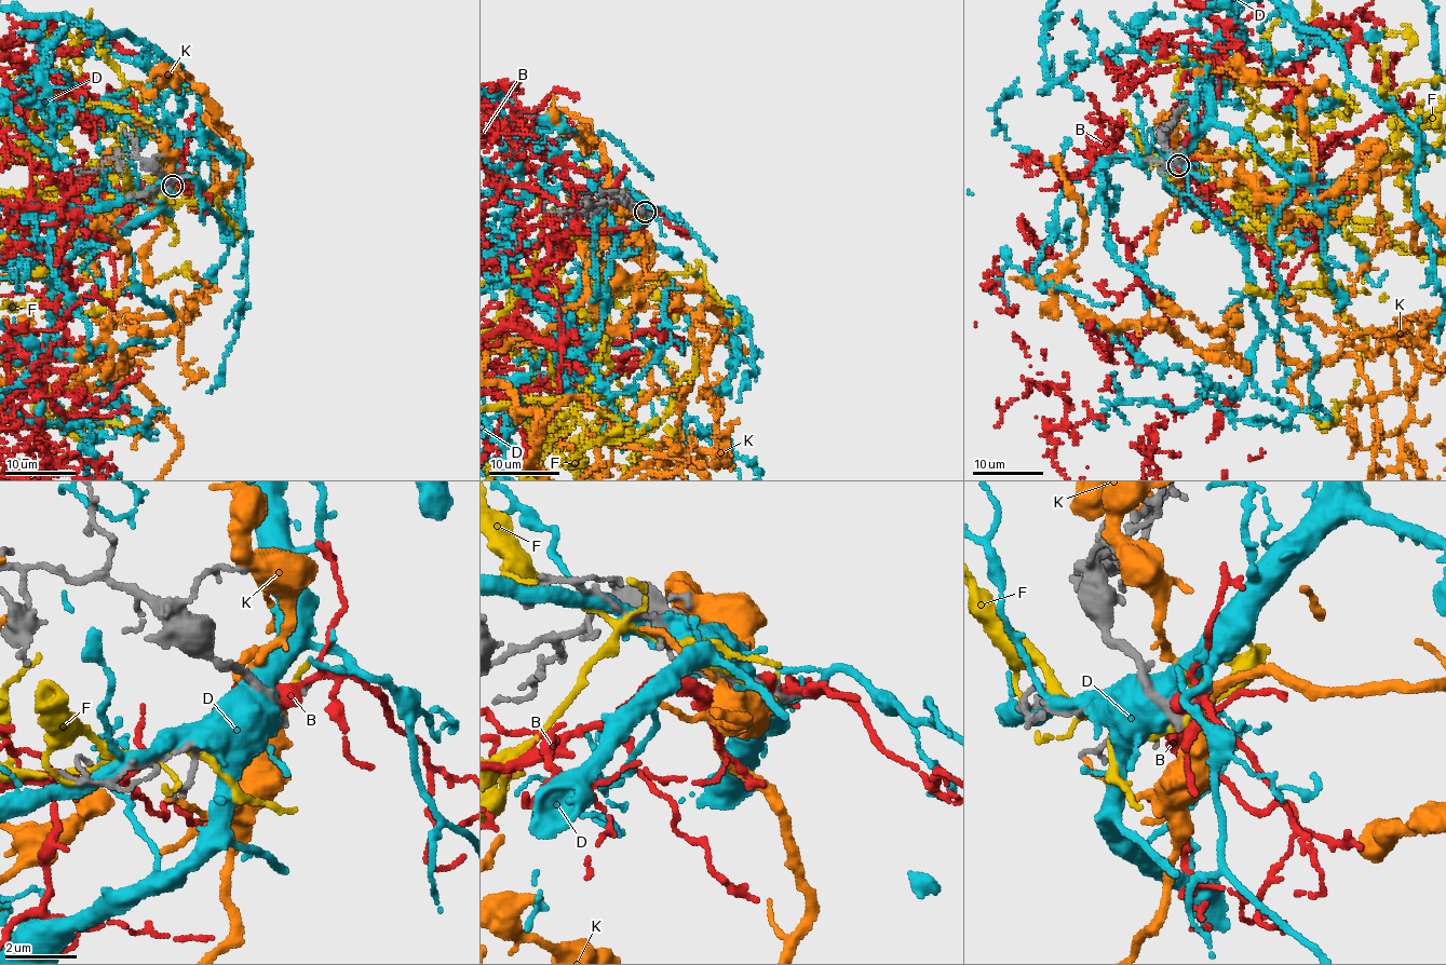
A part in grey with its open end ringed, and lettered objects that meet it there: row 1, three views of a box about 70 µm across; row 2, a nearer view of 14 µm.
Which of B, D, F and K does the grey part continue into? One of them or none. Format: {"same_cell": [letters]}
{"same_cell": []}

